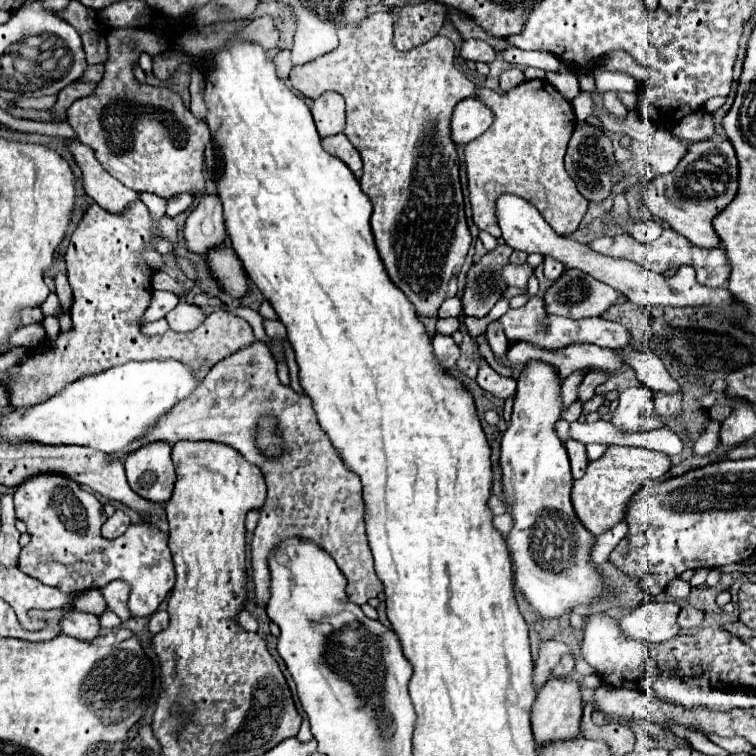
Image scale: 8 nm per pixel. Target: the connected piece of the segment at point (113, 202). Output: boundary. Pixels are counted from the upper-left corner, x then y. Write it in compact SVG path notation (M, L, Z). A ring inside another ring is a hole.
M66 139L64 145L70 149L76 165L82 171L82 185L88 197L92 197L102 209L110 213L122 213L126 205L138 199L138 193L124 187L116 177L112 177L94 157L94 151L80 143L78 139Z

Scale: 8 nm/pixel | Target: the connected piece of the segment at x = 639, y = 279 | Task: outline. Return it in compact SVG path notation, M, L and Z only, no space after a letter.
M502 195L498 199L496 217L498 217L500 229L502 229L502 237L512 249L526 251L526 253L540 253L544 257L552 257L552 259L564 263L566 267L580 269L580 271L596 277L598 281L604 281L606 285L618 289L620 293L624 293L636 305L642 305L642 307L650 307L650 305L728 307L728 305L736 303L736 297L728 289L724 289L724 287L710 289L710 287L700 285L696 281L696 275L694 275L692 267L688 267L688 265L680 267L676 275L664 277L664 275L658 275L654 271L648 271L646 267L640 267L638 263L600 255L600 253L592 251L588 245L582 245L572 237L560 237L560 235L556 235L556 231L552 231L552 227L544 221L544 217L540 215L540 211L534 205L530 205L528 201L520 199L516 195Z

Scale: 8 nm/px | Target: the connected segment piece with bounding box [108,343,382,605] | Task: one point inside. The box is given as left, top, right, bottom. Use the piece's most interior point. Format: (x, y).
(311, 494)

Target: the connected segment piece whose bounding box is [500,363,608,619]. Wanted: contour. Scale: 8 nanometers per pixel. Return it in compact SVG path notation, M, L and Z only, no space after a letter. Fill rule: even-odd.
M528 363L528 367L524 367L524 371L518 377L512 421L502 437L502 447L500 447L504 501L508 505L508 513L514 517L514 527L506 543L514 563L516 587L524 593L526 601L544 619L560 617L562 613L572 611L576 605L590 605L594 599L608 595L606 583L602 581L598 569L590 563L590 549L594 535L586 531L584 525L576 519L576 513L572 511L572 503L570 503L570 491L574 479L570 475L570 461L566 447L554 431L554 423L560 419L562 413L560 385L562 379L560 375L556 375L556 367L548 367L548 363Z

